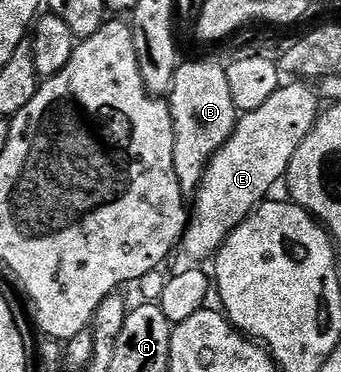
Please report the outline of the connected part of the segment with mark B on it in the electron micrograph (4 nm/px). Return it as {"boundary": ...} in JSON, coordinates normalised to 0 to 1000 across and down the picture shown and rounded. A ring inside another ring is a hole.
{"boundary":[[[563,161],[554,172],[531,169],[519,180],[510,210],[504,212],[504,245],[490,250],[487,266],[493,272],[493,293],[504,301],[504,325],[510,328],[510,468],[522,468],[522,500],[534,500],[534,522],[543,532],[572,530],[575,519],[587,513],[592,484],[604,478],[604,457],[616,446],[616,435],[628,425],[628,414],[639,414],[639,403],[651,403],[651,392],[663,392],[663,382],[686,360],[692,347],[692,325],[698,304],[686,285],[686,263],[674,253],[674,220],[663,220],[663,180],[654,169],[630,172],[622,161]]]}

